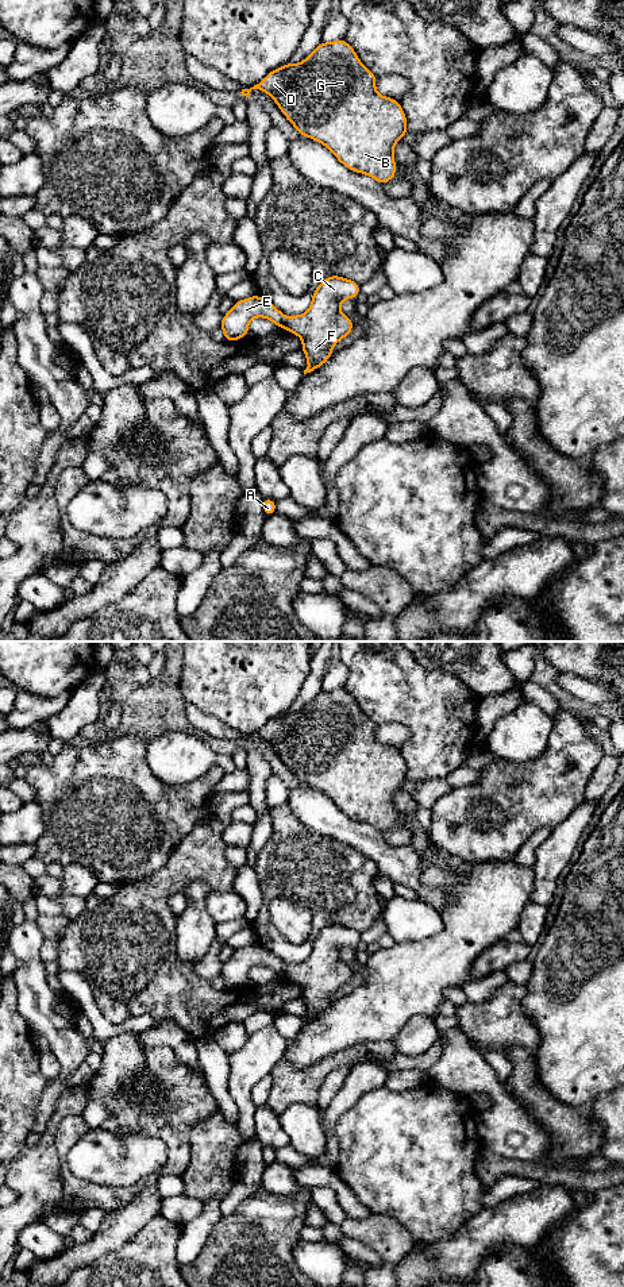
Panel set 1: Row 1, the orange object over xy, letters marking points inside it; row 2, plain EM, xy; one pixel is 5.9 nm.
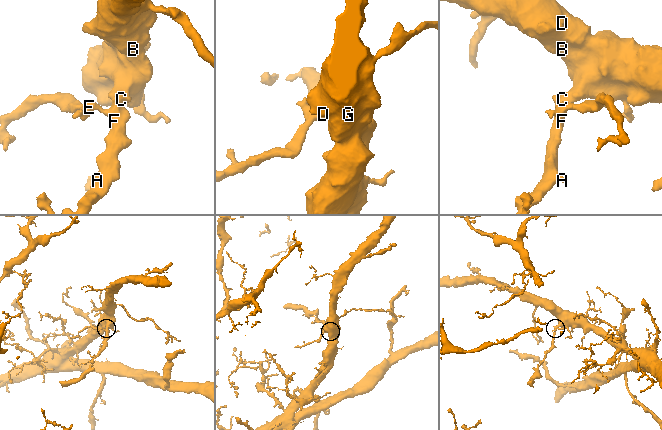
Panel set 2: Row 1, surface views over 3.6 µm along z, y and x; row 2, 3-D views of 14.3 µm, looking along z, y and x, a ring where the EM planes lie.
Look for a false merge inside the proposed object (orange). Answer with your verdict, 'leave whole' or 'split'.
leave whole

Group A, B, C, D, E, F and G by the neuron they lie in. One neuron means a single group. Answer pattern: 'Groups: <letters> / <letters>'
Groups: A B C D E F G

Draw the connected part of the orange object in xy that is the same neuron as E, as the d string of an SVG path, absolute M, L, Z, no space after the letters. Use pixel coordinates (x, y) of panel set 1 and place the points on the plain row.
M330 924L312 941L312 952L303 963L285 966L280 957L259 943L235 949L234 955L223 964L220 976L224 989L235 990L249 983L249 971L254 966L265 966L278 976L303 987L301 999L308 1007L304 1022L324 1013L332 1003L334 994L348 984L354 971L340 959L340 951L355 947L361 935L340 924Z

